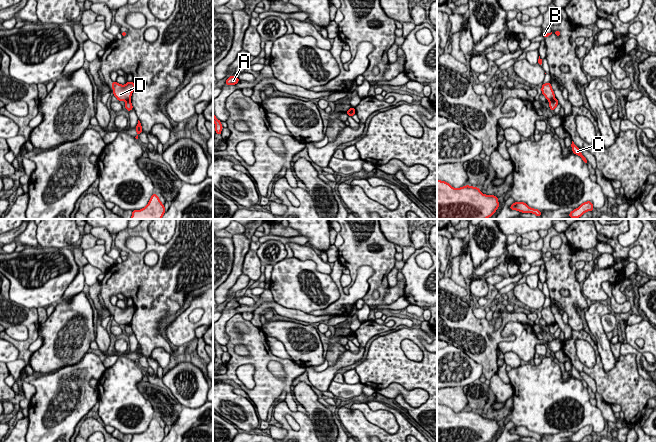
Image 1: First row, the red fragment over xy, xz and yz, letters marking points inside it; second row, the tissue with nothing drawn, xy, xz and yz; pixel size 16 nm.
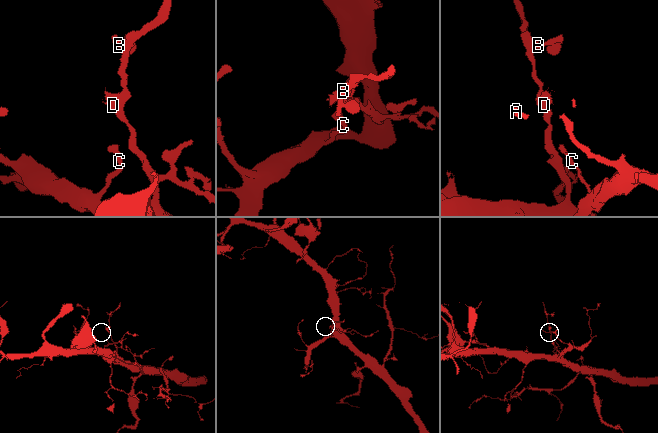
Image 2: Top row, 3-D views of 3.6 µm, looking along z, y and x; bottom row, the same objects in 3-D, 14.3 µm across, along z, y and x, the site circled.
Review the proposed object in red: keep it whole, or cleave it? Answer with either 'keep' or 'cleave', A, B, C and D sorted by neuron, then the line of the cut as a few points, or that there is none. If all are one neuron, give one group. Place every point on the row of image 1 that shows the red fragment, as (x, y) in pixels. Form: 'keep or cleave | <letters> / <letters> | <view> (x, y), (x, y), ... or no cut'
cleave | A C / B D | yz (555, 99), (550, 101)

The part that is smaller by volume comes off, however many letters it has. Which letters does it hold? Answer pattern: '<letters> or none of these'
B, D

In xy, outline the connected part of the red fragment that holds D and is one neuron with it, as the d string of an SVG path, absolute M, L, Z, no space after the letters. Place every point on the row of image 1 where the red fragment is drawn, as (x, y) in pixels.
M112 81L113 95L117 98L118 101L130 101L132 93L135 89L135 83L126 82L125 85L121 85L117 82Z

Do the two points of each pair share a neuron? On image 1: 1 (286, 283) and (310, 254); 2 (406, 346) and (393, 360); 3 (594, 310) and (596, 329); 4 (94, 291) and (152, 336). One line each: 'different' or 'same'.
1: different
2: different
3: same
4: different

